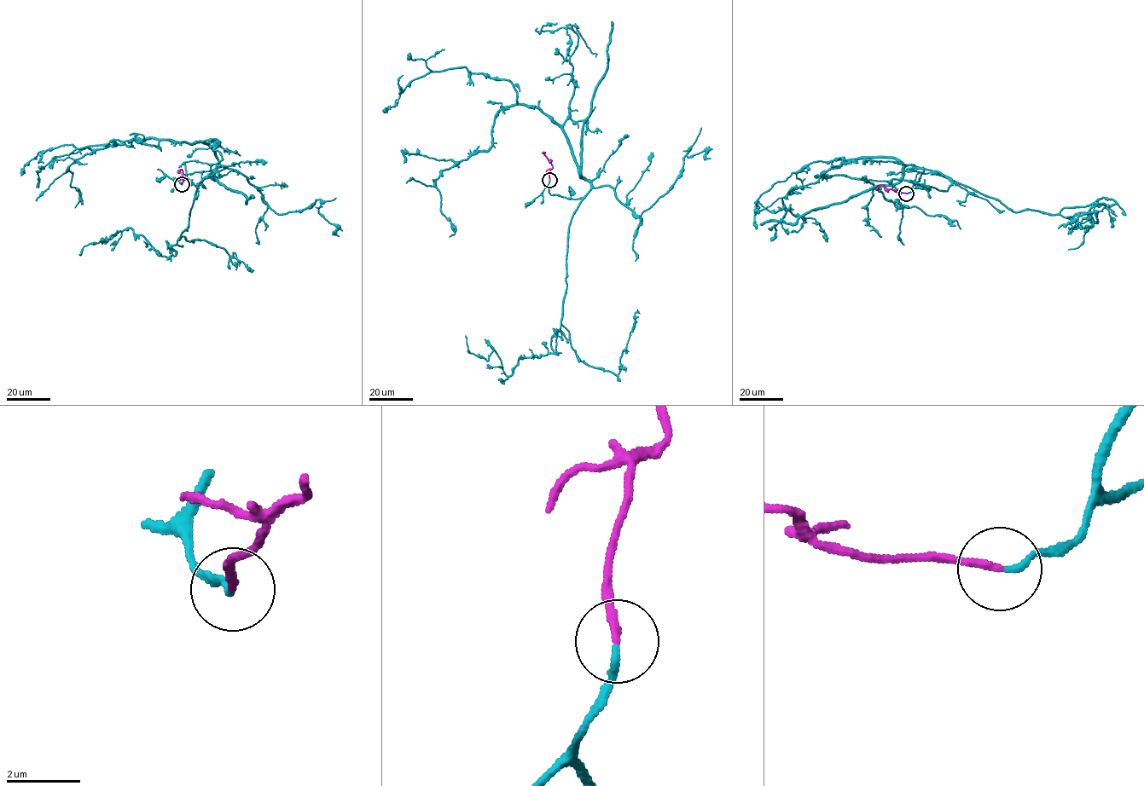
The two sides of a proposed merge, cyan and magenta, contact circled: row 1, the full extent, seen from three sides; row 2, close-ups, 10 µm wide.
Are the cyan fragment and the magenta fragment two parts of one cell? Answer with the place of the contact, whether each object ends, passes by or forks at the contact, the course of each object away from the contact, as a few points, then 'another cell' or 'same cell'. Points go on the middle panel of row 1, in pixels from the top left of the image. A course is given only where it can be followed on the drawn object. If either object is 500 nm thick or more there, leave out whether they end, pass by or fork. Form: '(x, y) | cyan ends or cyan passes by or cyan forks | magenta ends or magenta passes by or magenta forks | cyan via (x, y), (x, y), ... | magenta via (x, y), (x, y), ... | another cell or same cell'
(549, 180) | cyan ends | magenta ends | cyan via (549, 180), (551, 194), (583, 198), (558, 354), (520, 357), (507, 376), (465, 336) | magenta via (549, 180), (552, 165), (542, 152) | same cell

